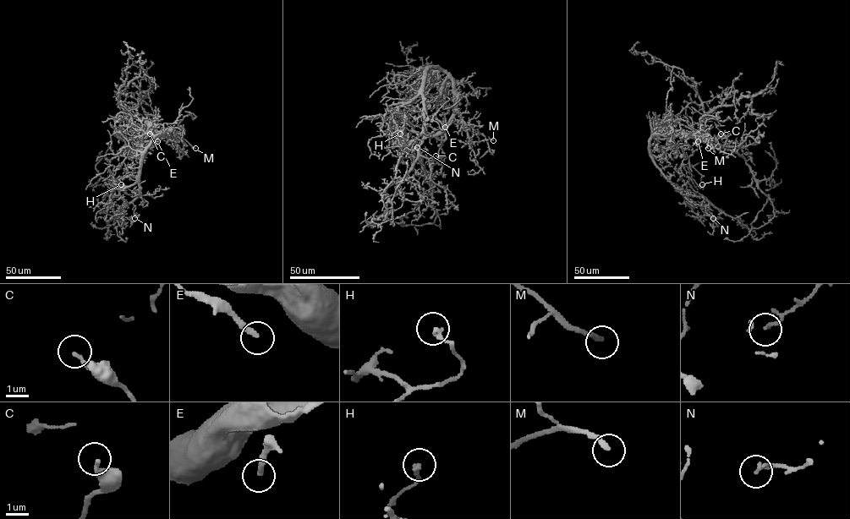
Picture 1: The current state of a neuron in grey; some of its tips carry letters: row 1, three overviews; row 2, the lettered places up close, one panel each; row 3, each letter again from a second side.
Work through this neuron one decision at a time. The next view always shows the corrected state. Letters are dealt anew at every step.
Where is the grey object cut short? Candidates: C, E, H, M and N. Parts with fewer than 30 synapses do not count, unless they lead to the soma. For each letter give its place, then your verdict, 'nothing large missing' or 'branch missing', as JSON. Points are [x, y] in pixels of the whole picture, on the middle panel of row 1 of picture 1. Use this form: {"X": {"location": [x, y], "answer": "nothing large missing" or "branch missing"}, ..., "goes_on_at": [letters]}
{"C": {"location": [435, 155], "answer": "nothing large missing"}, "E": {"location": [445, 127], "answer": "nothing large missing"}, "H": {"location": [400, 133], "answer": "nothing large missing"}, "M": {"location": [493, 140], "answer": "nothing large missing"}, "N": {"location": [417, 147], "answer": "nothing large missing"}, "goes_on_at": []}

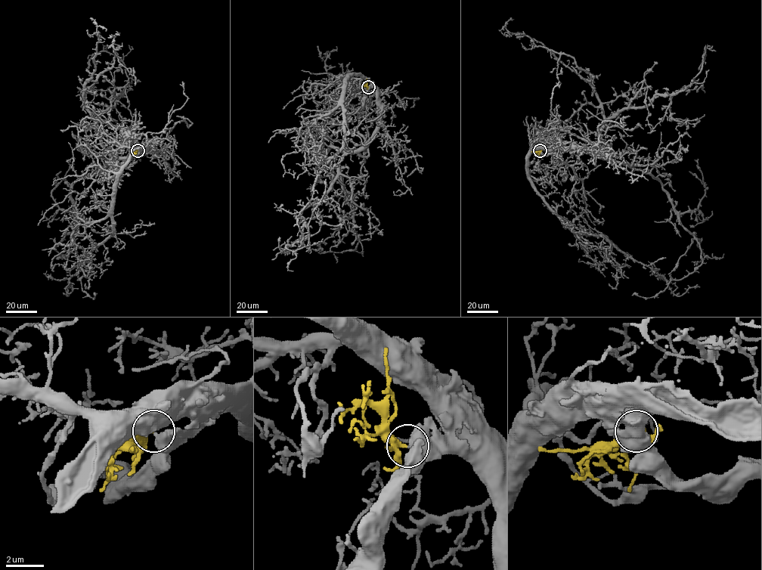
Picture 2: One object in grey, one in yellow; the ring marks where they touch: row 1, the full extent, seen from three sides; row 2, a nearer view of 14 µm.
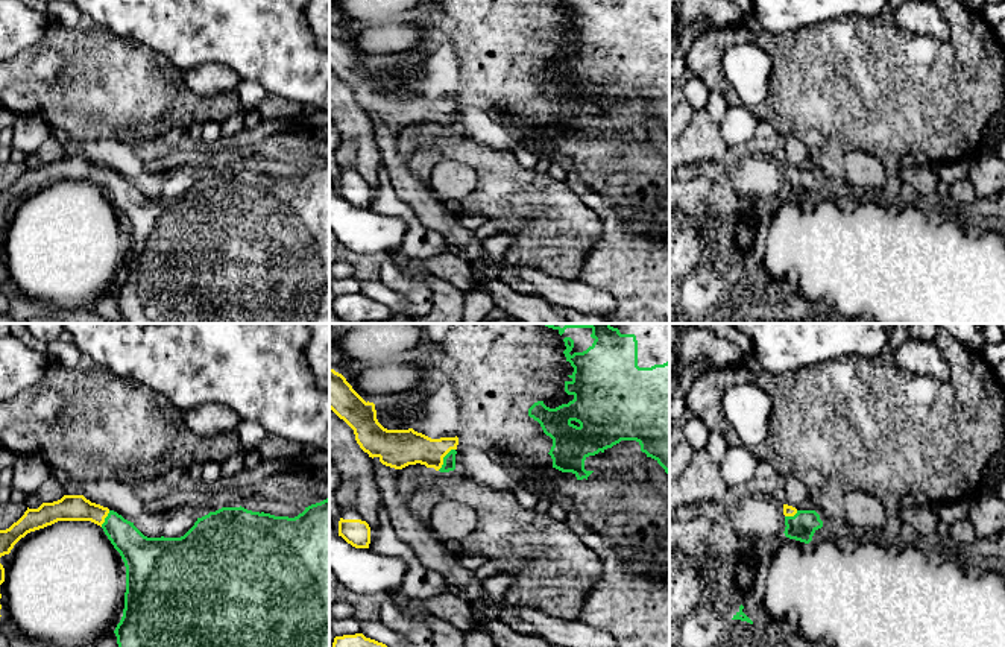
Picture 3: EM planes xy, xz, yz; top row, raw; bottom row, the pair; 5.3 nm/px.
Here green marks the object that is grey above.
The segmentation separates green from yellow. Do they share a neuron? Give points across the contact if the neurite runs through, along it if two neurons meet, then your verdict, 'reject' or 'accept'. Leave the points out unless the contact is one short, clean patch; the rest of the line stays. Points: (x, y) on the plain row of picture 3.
runs through xz (448, 125), (444, 119), (421, 108), (398, 108); accept

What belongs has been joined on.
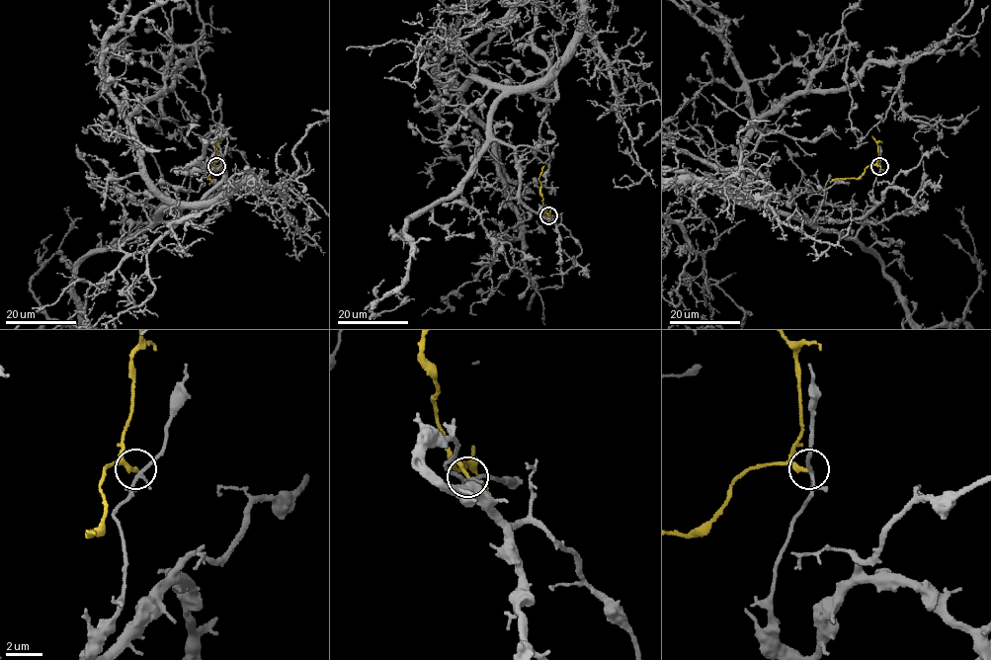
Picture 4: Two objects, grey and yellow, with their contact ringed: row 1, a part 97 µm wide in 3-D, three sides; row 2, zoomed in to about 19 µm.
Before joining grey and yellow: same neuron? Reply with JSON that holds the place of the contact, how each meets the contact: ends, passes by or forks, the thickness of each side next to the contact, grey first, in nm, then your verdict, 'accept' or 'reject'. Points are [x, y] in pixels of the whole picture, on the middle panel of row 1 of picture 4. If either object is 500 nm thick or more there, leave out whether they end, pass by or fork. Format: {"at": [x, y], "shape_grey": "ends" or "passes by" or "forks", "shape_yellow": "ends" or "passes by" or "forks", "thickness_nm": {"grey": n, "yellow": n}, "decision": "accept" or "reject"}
{"at": [548, 215], "shape_grey": "forks", "shape_yellow": "ends", "thickness_nm": {"grey": 160, "yellow": 240}, "decision": "reject"}

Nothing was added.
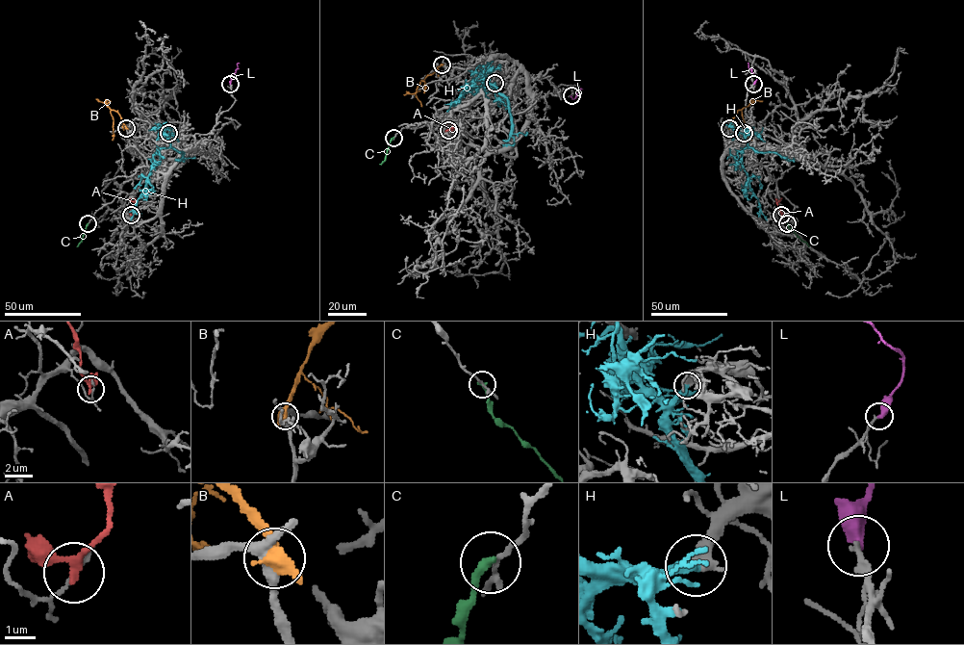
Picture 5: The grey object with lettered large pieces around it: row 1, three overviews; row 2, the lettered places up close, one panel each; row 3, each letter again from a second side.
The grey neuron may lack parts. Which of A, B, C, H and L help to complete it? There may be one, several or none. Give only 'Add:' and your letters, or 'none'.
Add: L

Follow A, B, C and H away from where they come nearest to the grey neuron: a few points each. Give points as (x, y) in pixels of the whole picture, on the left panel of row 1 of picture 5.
A: (131, 215), (137, 204), (129, 199)
B: (126, 128), (119, 115), (112, 110), (113, 140)
C: (88, 223), (77, 246)
H: (168, 133), (169, 146), (162, 147), (153, 156), (154, 166), (131, 219)

